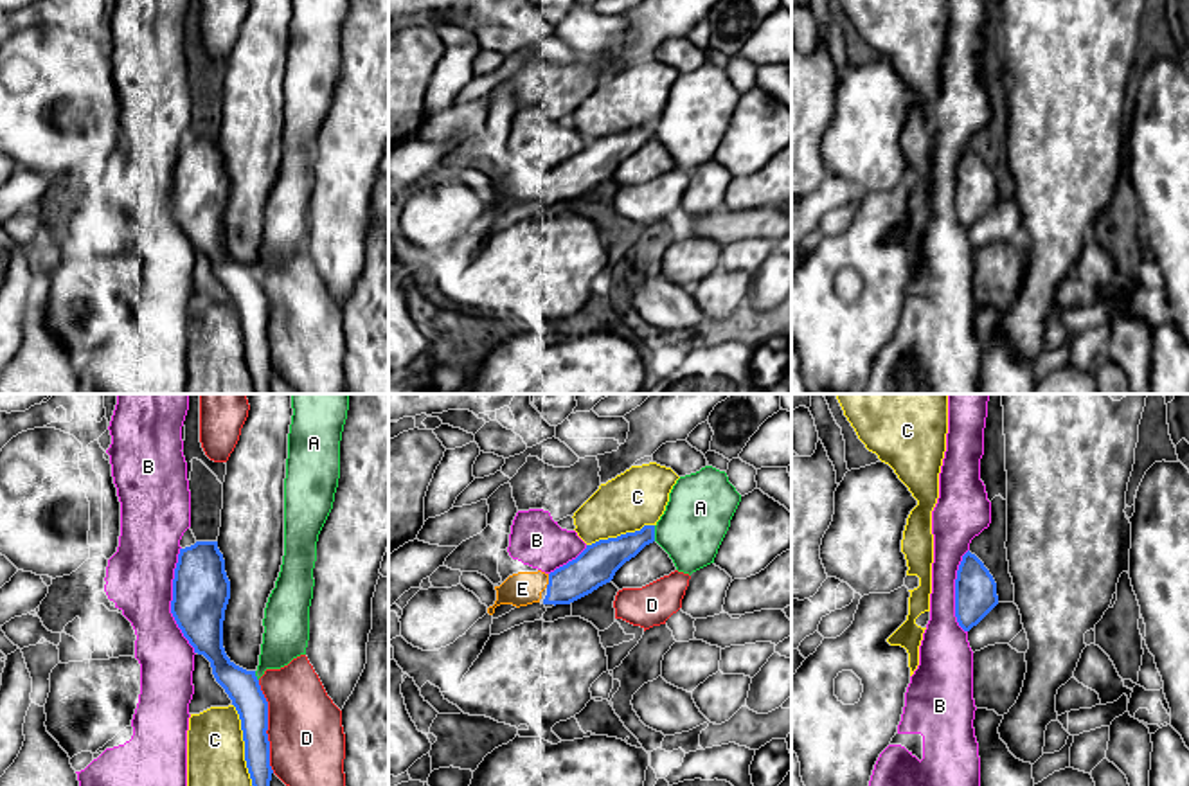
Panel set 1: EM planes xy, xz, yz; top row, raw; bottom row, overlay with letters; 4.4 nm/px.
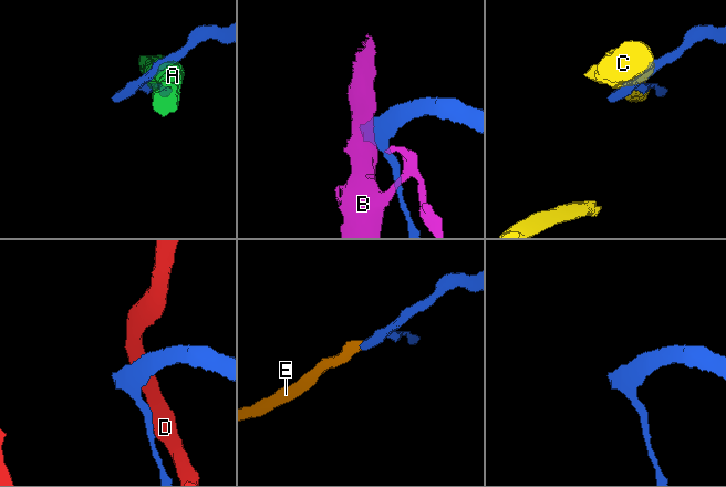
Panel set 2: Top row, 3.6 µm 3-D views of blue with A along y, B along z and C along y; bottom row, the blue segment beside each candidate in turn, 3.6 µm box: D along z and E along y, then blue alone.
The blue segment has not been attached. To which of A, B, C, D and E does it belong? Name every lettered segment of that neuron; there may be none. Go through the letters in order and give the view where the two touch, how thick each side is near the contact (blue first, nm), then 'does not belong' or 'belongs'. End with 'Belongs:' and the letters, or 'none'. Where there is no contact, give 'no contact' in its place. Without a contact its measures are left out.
A: meets blue in xz; 160 nm thick on the blue side, 300 nm on the other; does not belong
B: meets blue in xy; 260 nm thick on the blue side, 300 nm on the other; does not belong
C: meets blue in xy; 140 nm thick on the blue side, 300 nm on the other; does not belong
D: meets blue in xy; 150 nm thick on the blue side, 340 nm on the other; does not belong
E: meets blue in xz; 180 nm thick on the blue side, 150 nm on the other; belongs
Belongs: E

